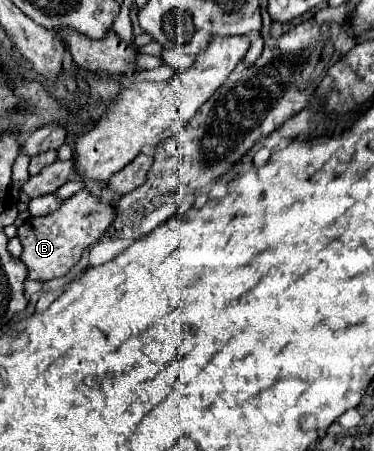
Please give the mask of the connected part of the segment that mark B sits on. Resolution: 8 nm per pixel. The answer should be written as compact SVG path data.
M80 190L68 200L64 200L62 206L52 214L46 214L40 218L28 218L18 228L18 238L24 248L20 254L20 260L28 268L28 278L46 282L46 280L68 274L70 268L80 260L82 252L90 244L104 238L112 220L114 220L114 208L98 202L98 198L94 198L86 190Z

